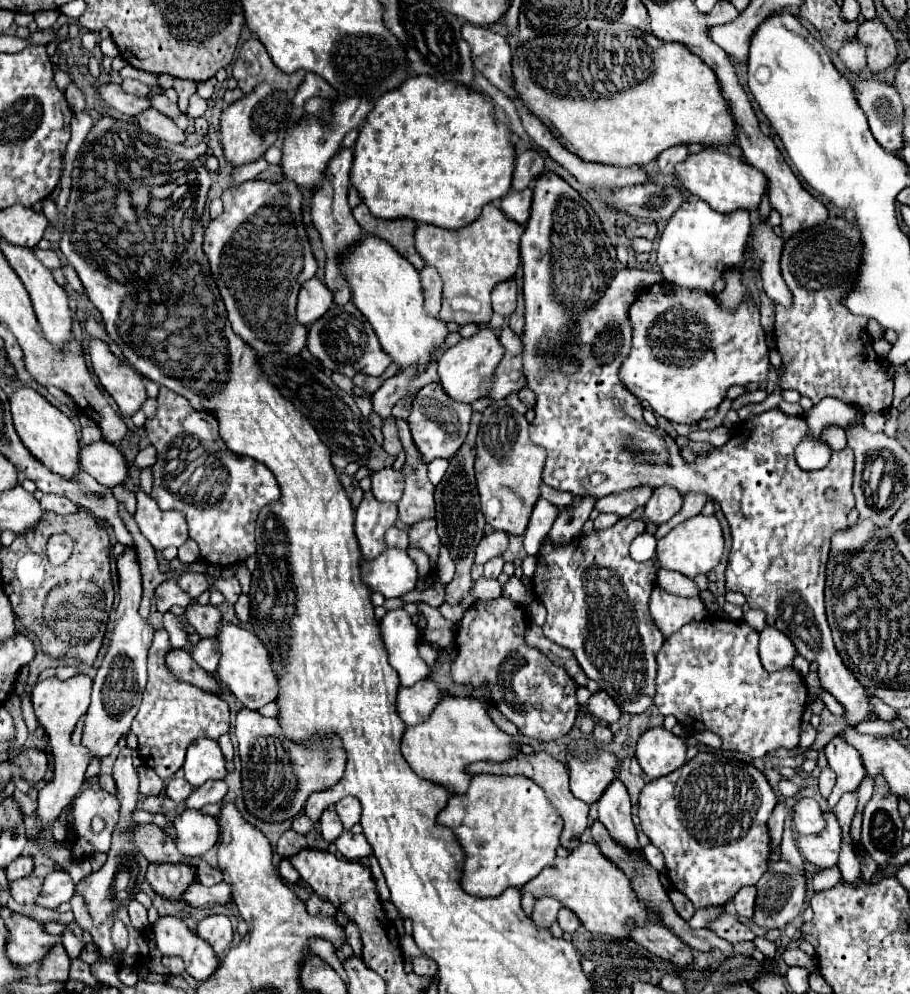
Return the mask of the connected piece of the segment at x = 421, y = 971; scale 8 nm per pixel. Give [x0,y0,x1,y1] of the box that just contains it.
[411,957,437,977]

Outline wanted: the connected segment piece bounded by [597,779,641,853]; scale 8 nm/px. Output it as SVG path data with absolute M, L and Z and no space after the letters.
M619 779L609 785L609 791L605 791L605 795L601 795L597 807L599 807L599 819L603 827L609 831L611 839L627 851L641 853L637 831L631 821L631 801L625 785Z

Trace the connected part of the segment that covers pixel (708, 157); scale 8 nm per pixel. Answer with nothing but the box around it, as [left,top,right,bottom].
[675,147,767,213]

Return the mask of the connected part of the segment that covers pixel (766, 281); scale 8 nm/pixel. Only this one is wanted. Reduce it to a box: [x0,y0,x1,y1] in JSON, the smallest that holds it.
[749,221,791,307]

